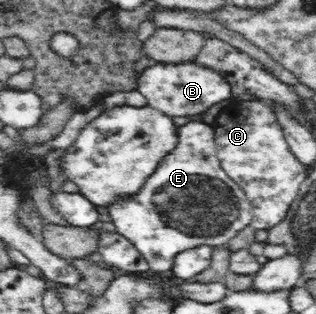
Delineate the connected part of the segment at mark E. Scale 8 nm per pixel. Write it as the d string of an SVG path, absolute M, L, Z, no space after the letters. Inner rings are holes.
M190 121L178 130L178 145L172 154L166 154L154 175L150 175L146 185L132 195L128 201L116 201L108 206L110 221L114 223L118 234L124 235L142 257L149 263L150 269L158 274L170 274L176 257L194 247L224 246L241 229L250 224L253 218L250 200L242 188L226 174L221 160L217 158L215 132L212 125L200 121Z

